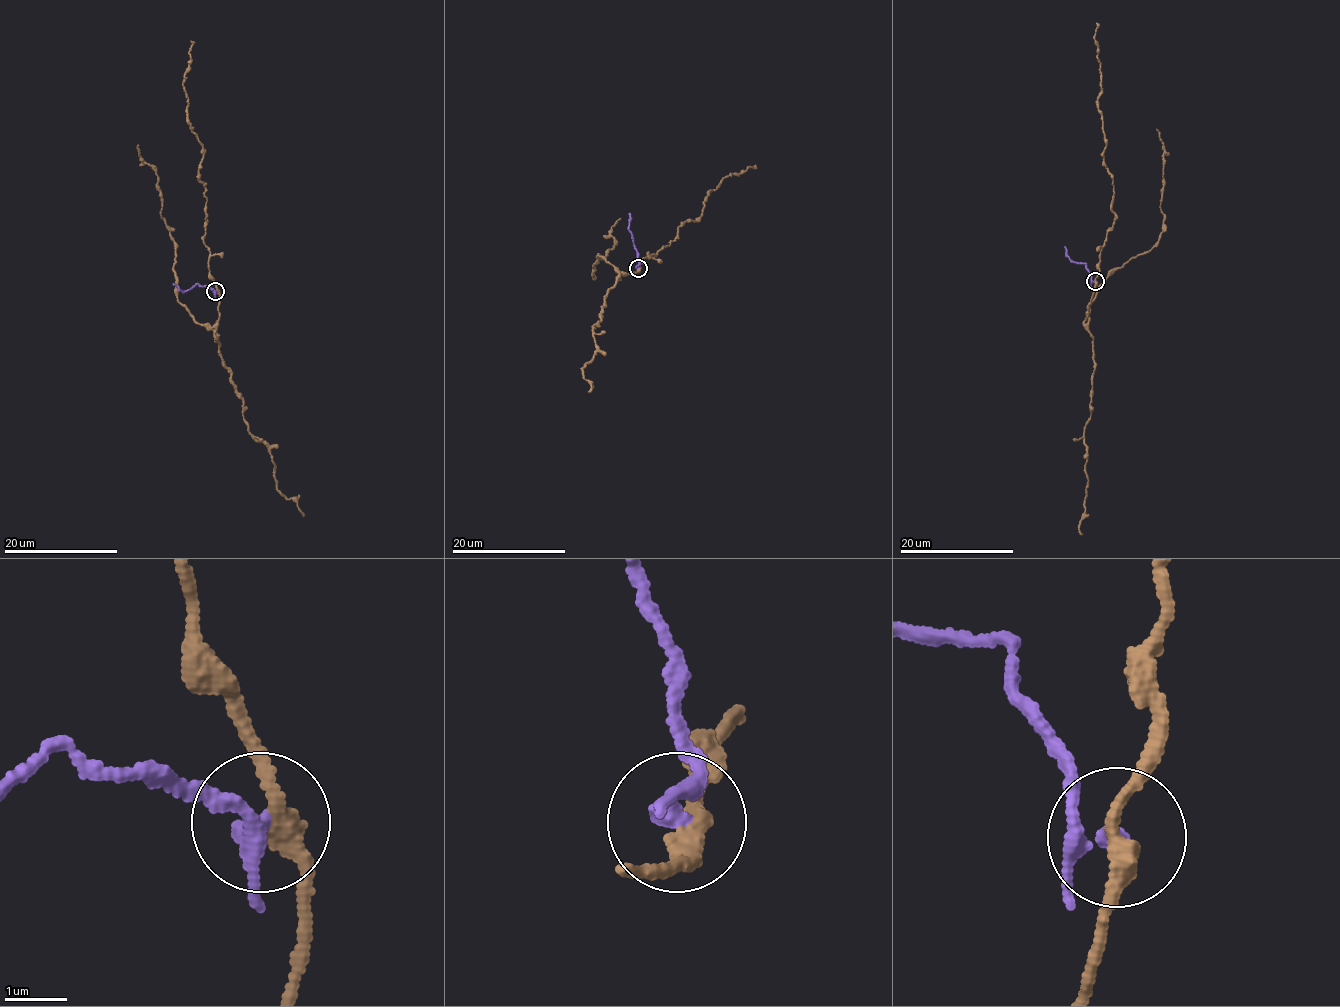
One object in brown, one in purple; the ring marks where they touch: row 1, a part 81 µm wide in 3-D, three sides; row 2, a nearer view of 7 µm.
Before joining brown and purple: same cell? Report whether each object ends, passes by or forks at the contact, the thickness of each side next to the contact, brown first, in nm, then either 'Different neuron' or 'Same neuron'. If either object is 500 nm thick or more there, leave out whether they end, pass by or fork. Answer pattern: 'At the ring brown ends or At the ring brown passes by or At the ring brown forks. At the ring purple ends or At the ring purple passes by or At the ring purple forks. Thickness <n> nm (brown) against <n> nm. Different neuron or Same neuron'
At the ring brown passes by. At the ring purple passes by. Thickness 280 nm (brown) against 220 nm. Different neuron

